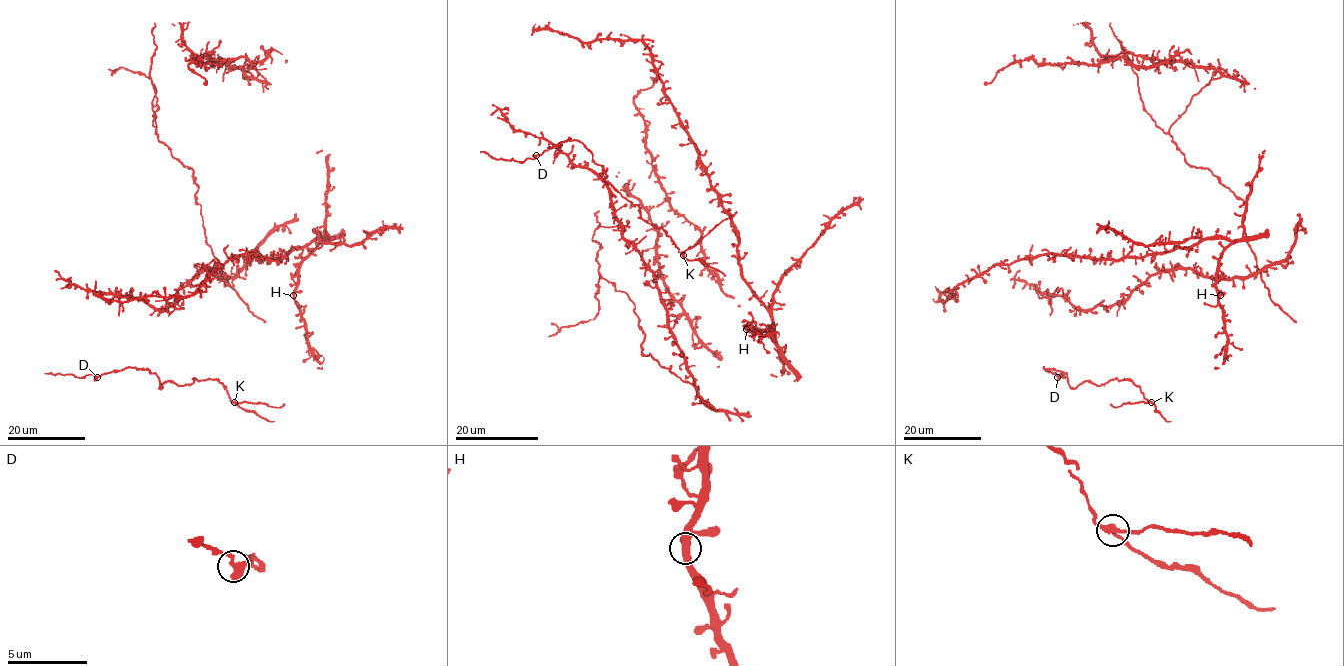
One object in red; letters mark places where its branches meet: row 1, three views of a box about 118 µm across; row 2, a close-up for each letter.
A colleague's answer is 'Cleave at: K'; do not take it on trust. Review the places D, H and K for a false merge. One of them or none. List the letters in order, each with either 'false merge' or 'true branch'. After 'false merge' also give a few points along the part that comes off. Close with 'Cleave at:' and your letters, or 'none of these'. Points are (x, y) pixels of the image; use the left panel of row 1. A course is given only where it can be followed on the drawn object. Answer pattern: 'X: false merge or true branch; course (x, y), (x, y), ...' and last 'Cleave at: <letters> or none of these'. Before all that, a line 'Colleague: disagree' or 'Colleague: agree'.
Colleague: disagree
D: true branch
H: true branch
K: true branch
Cleave at: none of these

